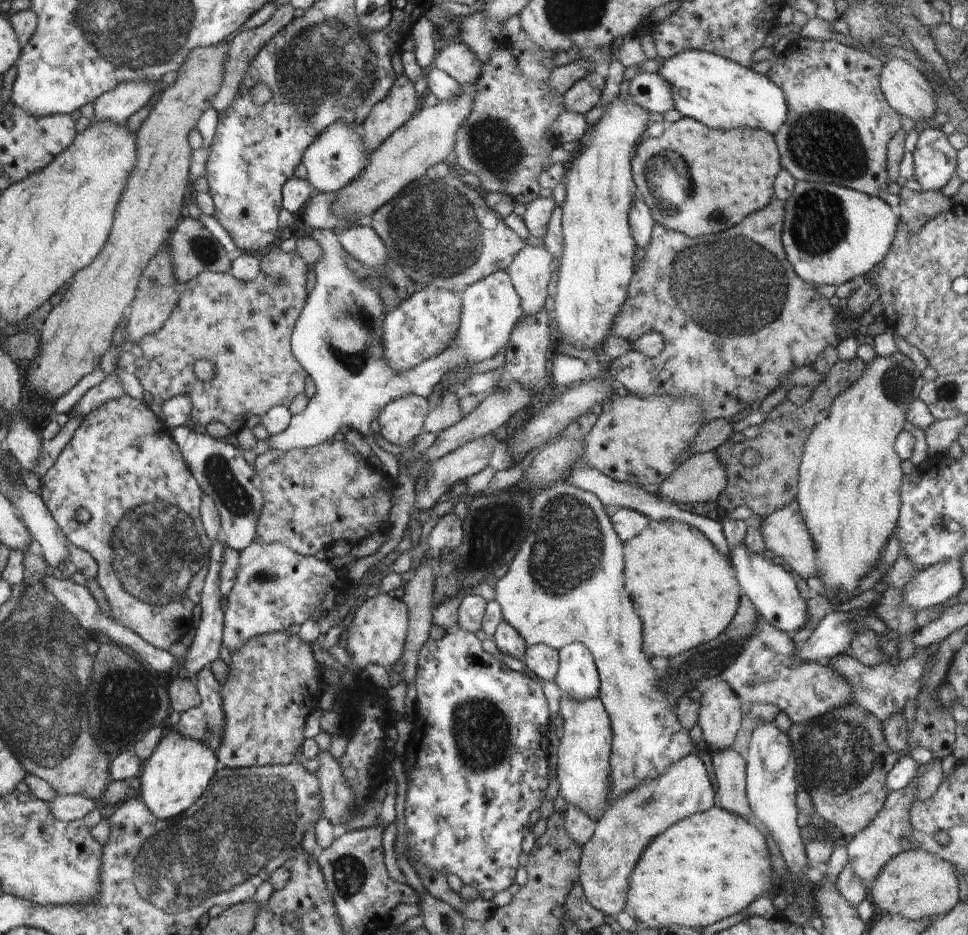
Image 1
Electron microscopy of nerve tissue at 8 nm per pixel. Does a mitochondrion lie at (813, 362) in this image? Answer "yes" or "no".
no

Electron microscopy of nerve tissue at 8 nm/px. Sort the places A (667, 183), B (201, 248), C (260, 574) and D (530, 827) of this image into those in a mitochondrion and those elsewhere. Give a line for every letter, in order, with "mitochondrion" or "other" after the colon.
A: mitochondrion
B: mitochondrion
C: mitochondrion
D: other

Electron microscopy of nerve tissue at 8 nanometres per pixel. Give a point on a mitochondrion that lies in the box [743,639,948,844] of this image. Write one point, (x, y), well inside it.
(837, 754)

